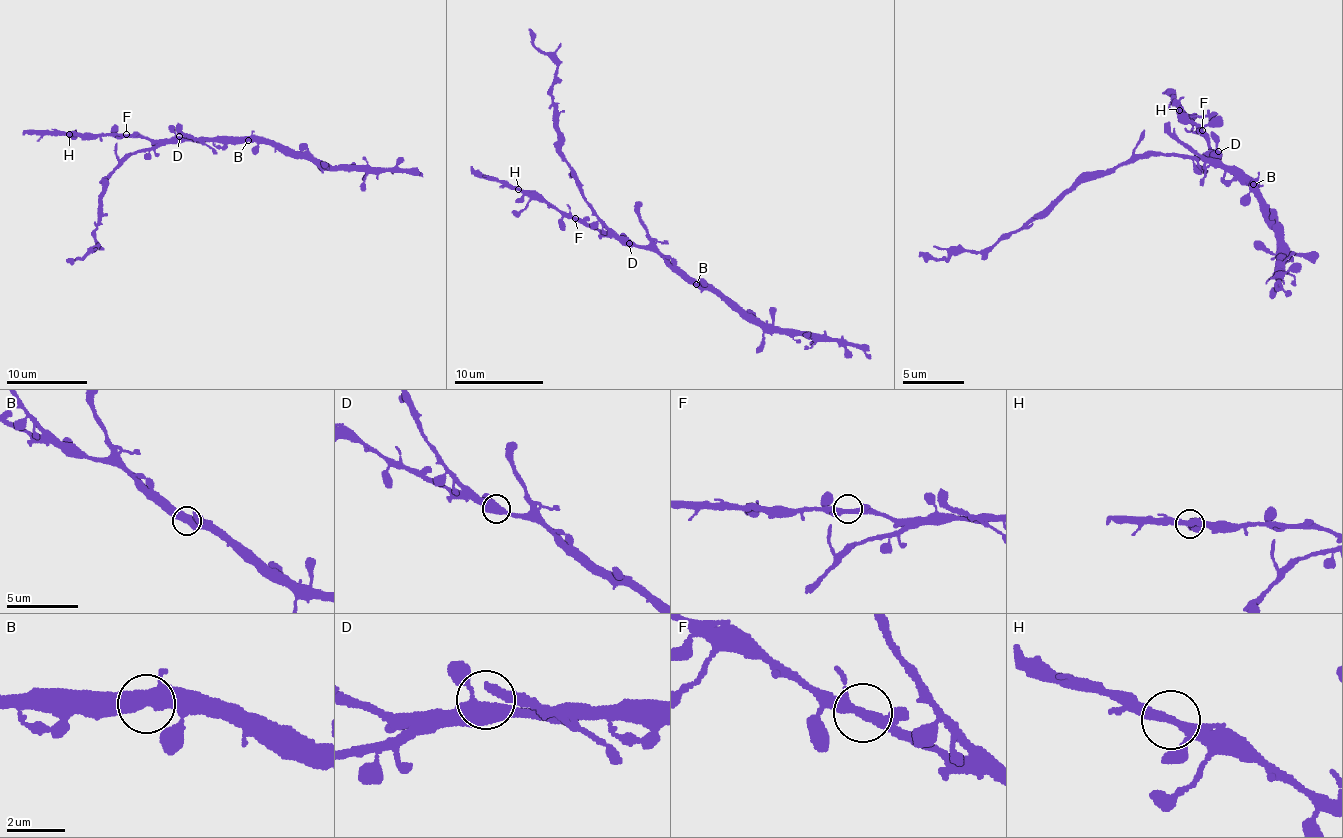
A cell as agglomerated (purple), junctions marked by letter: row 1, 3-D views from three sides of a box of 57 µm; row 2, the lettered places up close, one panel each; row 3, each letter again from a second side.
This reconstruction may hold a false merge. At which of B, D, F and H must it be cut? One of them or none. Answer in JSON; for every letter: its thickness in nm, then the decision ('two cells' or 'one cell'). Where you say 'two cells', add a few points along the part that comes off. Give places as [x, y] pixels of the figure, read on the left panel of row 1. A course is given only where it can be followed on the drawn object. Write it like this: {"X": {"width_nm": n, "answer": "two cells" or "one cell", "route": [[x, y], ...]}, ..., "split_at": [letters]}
{"B": {"width_nm": 440, "answer": "one cell"}, "D": {"width_nm": 440, "answer": "one cell"}, "F": {"width_nm": 300, "answer": "one cell"}, "H": {"width_nm": 280, "answer": "one cell"}, "split_at": []}

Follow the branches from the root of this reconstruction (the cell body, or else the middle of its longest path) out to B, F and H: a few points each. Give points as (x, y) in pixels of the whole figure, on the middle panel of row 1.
B: (628, 241), (637, 246), (654, 247), (697, 284)
F: (628, 241), (602, 236), (596, 228), (583, 225), (575, 218)
H: (628, 241), (602, 236), (596, 228), (561, 216), (544, 202), (529, 199), (519, 190)

